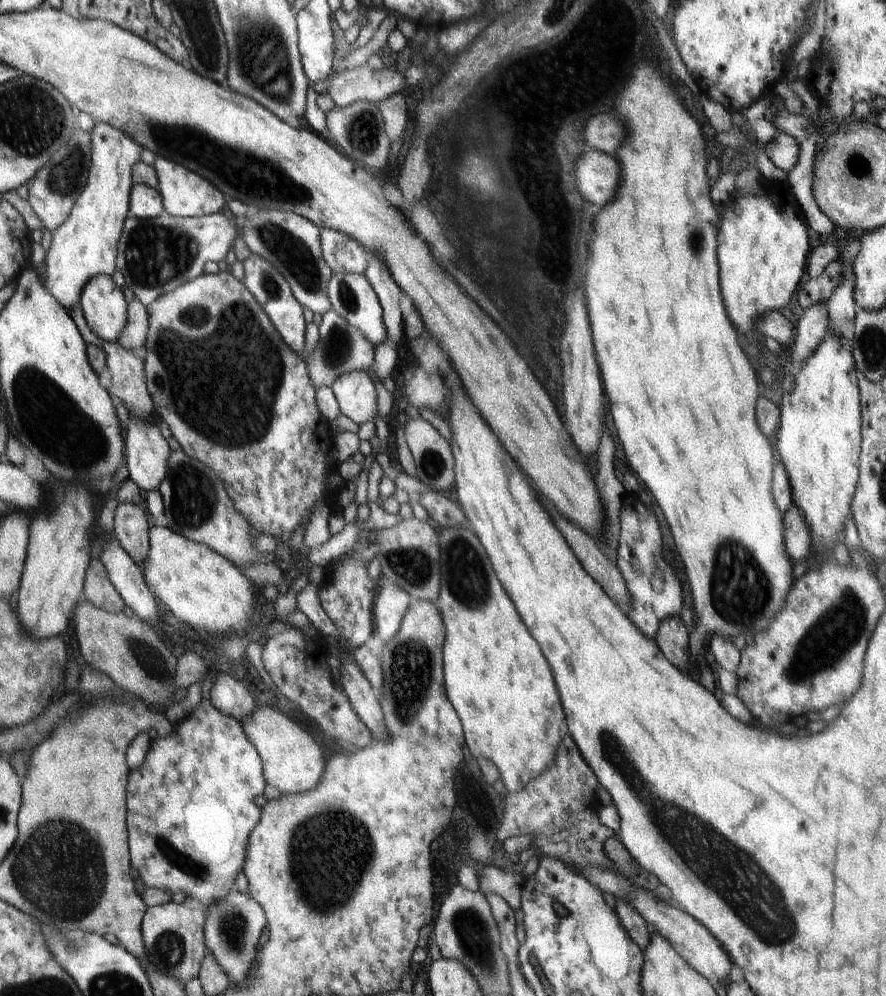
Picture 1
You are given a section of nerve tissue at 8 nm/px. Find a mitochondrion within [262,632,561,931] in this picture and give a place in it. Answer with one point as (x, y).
(349, 851)

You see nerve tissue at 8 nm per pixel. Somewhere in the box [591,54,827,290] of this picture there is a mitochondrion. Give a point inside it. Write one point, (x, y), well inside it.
(693, 244)

